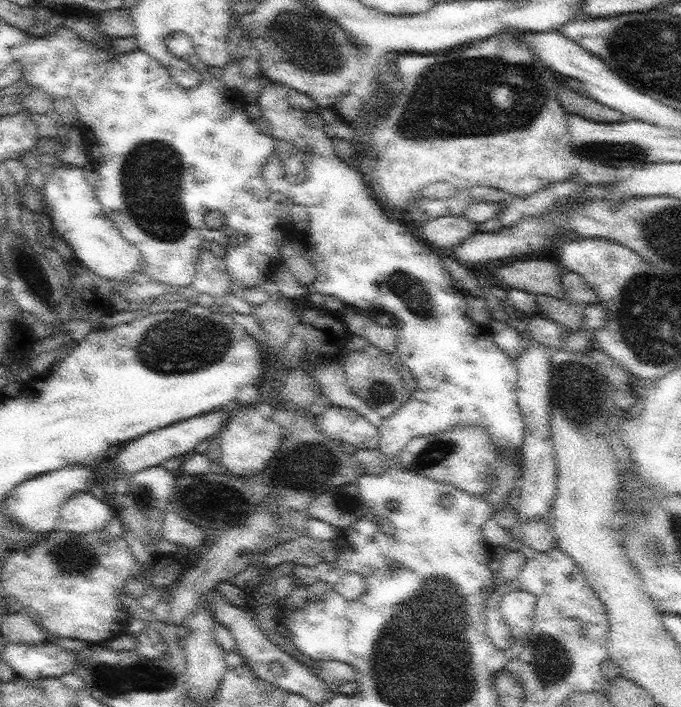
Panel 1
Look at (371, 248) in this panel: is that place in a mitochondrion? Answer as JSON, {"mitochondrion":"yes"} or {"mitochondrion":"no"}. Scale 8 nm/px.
{"mitochondrion":"no"}

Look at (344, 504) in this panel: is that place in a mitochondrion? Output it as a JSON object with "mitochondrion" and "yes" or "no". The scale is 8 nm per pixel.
{"mitochondrion":"yes"}

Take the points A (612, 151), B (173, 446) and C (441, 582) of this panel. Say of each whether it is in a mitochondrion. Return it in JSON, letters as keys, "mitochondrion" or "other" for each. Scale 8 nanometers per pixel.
{"A":"mitochondrion","B":"other","C":"mitochondrion"}

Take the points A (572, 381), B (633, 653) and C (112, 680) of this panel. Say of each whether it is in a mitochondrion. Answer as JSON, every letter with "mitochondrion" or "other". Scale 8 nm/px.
{"A":"mitochondrion","B":"other","C":"mitochondrion"}

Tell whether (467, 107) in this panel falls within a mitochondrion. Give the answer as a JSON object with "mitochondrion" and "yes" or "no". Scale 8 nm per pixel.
{"mitochondrion":"yes"}

